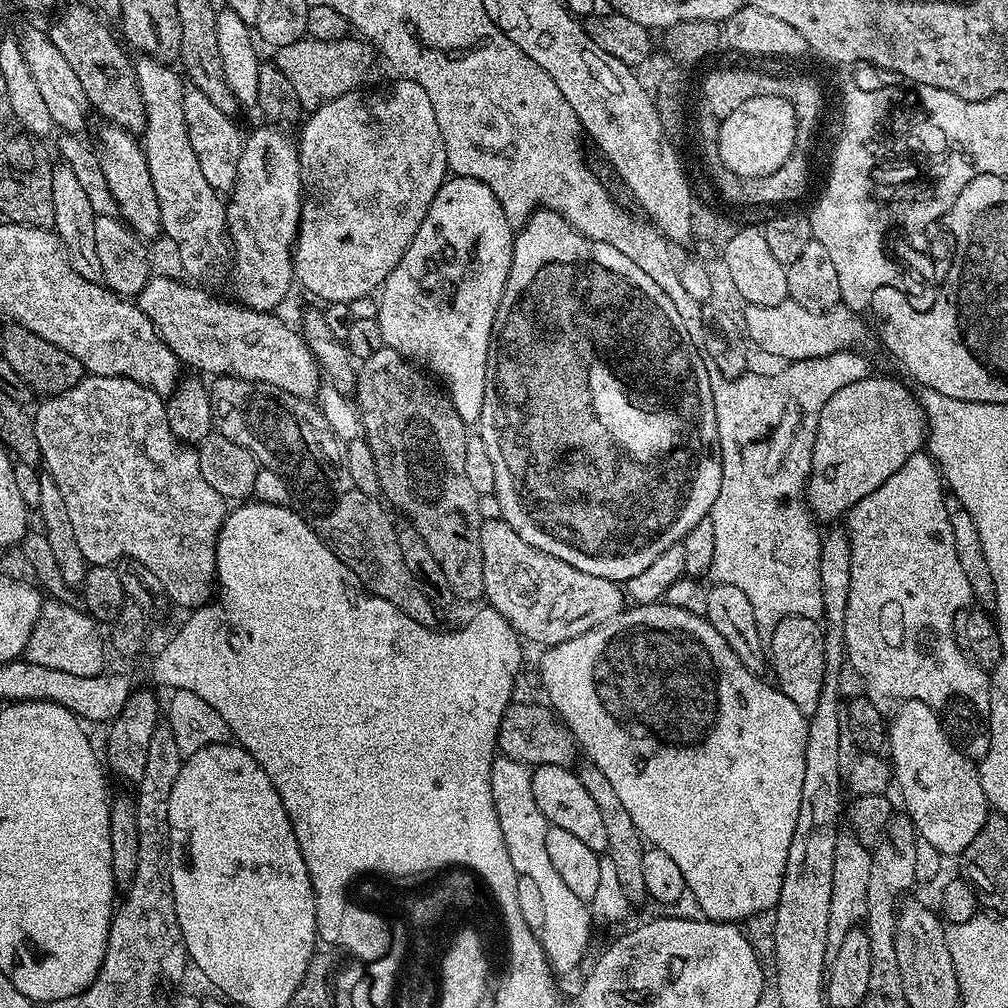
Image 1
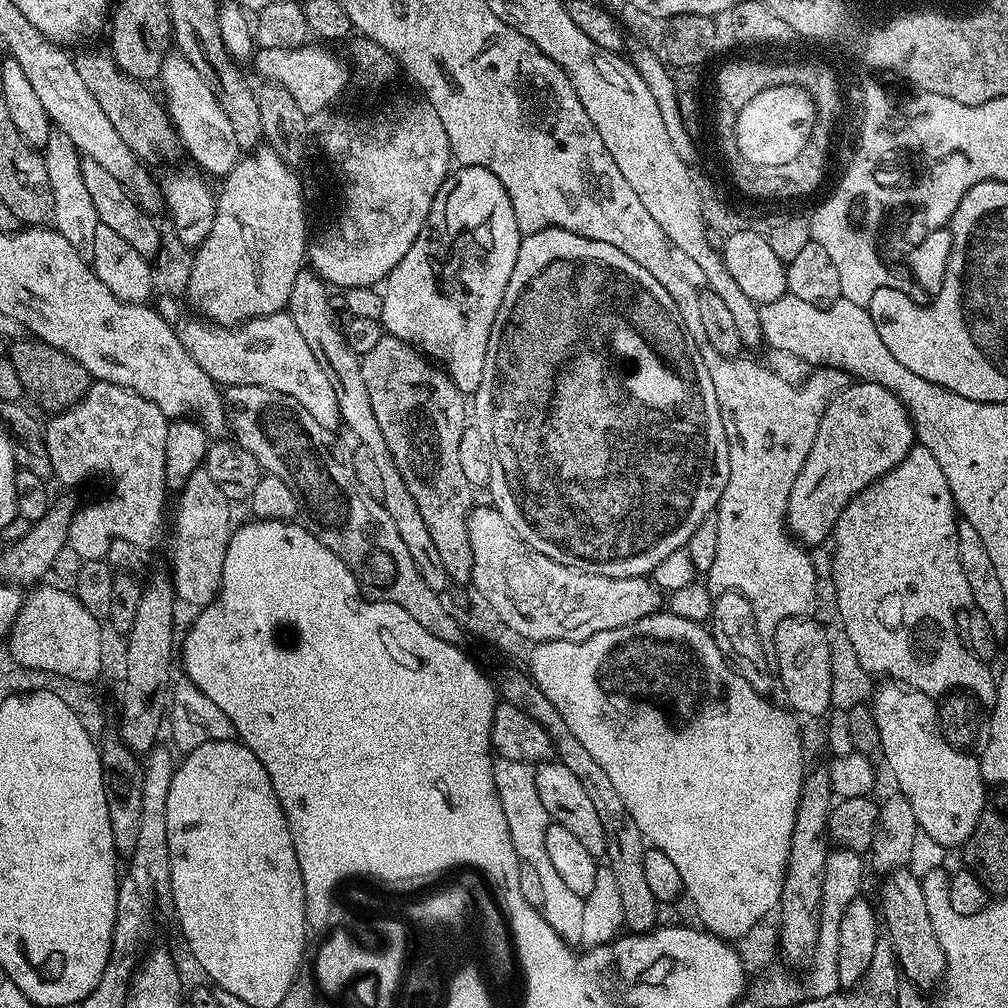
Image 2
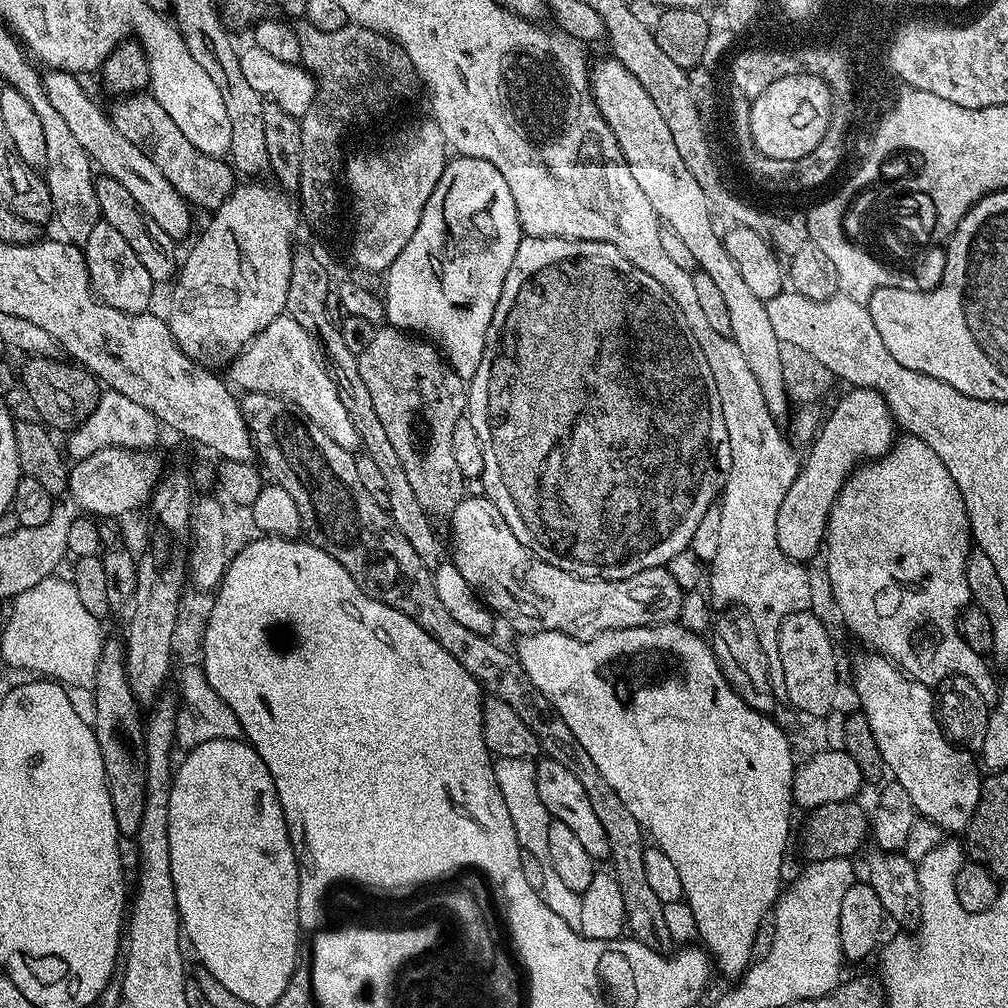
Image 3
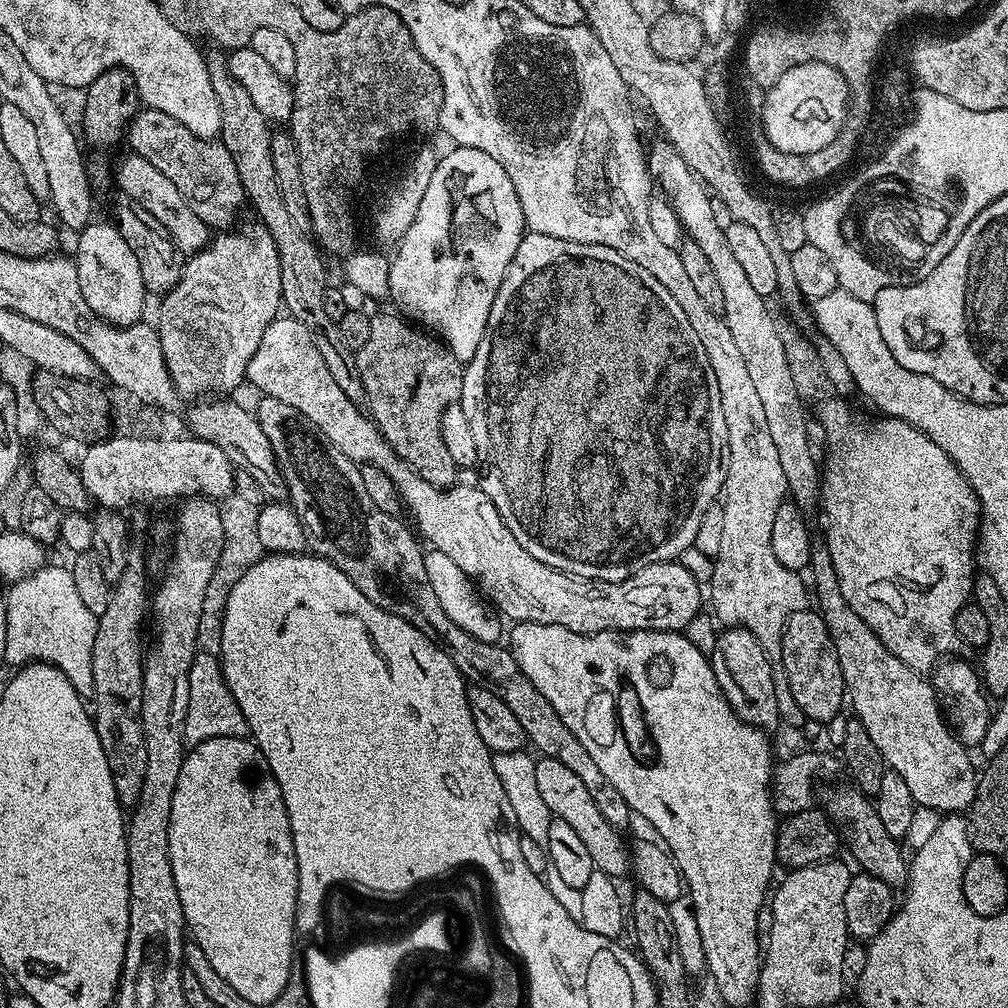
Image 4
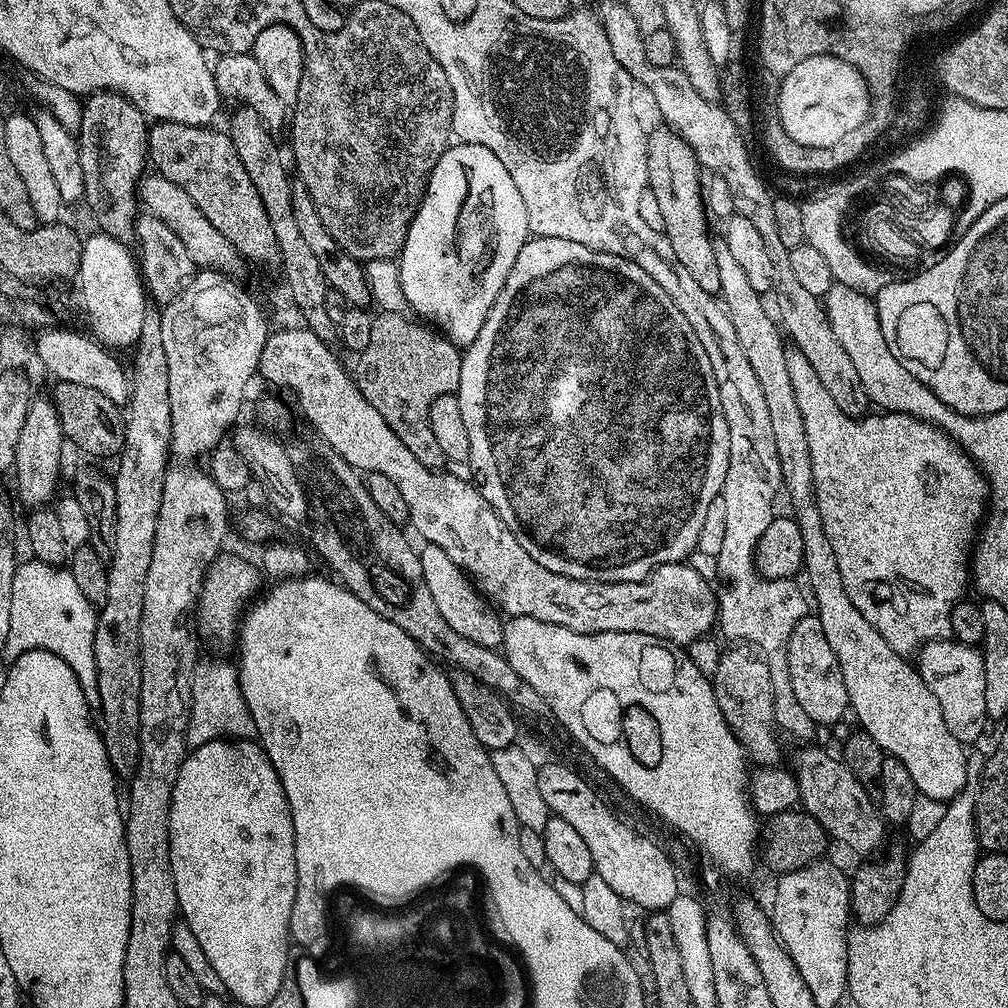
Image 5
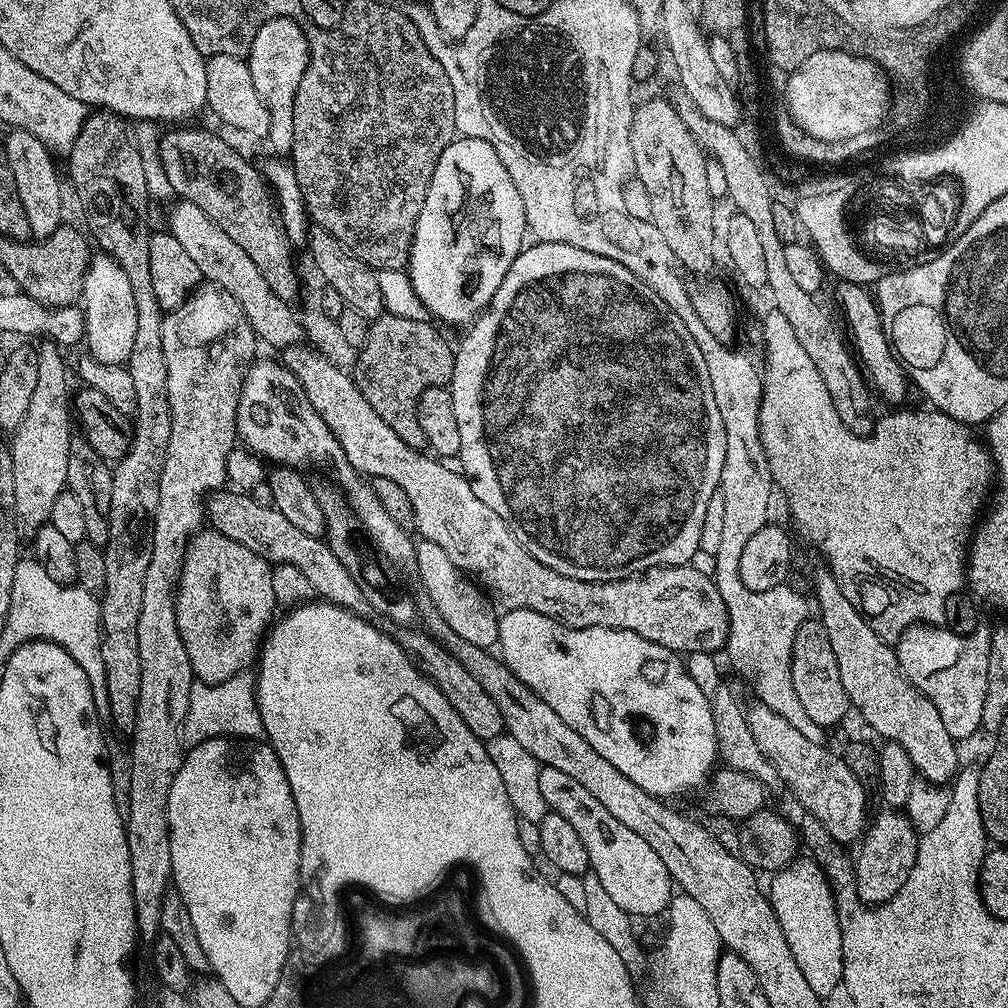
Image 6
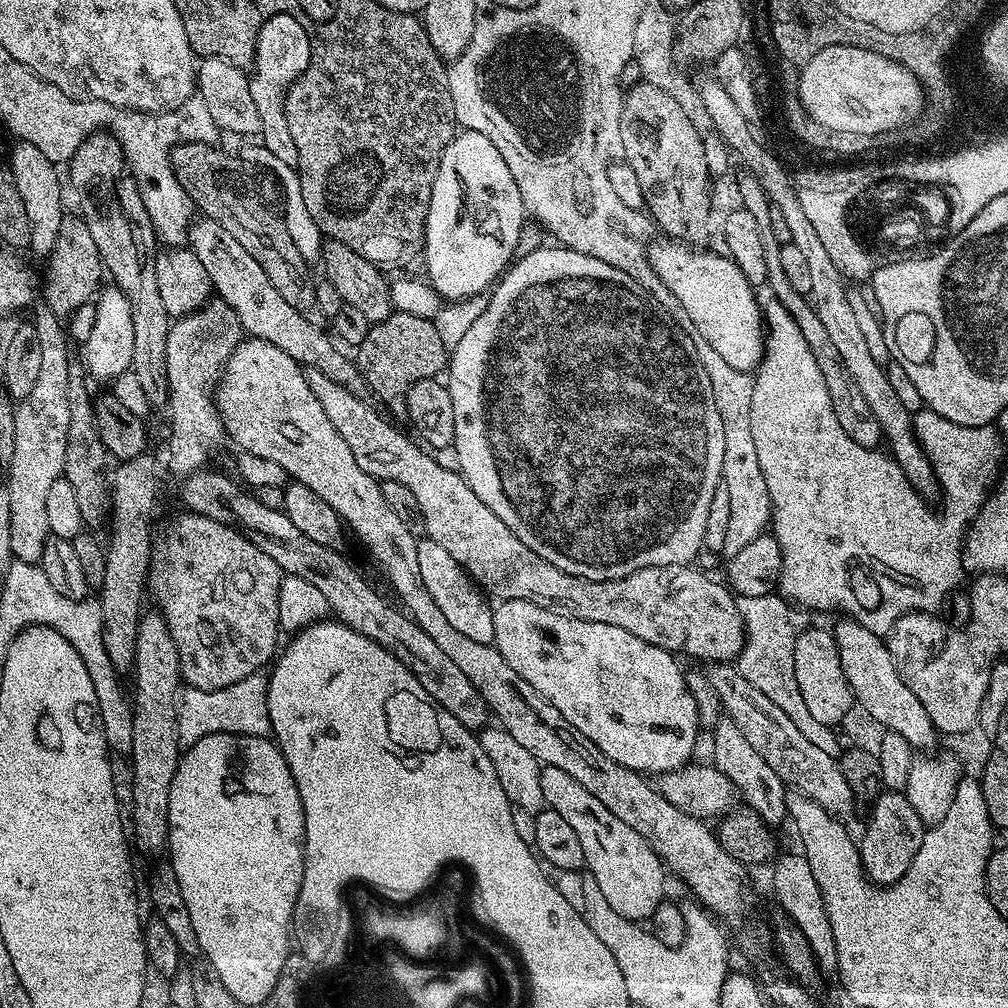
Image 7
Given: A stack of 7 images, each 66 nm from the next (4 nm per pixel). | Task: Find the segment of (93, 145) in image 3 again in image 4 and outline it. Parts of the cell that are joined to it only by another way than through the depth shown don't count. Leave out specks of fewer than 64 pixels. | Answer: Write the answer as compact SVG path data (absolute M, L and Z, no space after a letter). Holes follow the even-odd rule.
M128 154L128 157L117 168L115 165L114 184L120 187L119 191L123 195L132 199L135 207L150 210L150 214L154 214L154 218L158 218L158 222L162 222L162 226L166 226L166 234L170 234L174 246L180 253L200 252L208 244L210 239L208 224L202 222L202 218L198 218L198 214L194 214L194 210L190 210L190 206L186 206L186 198L182 198L182 194L178 194L174 182L170 182L170 178L166 178L157 168L150 166L150 162L146 162L146 158Z

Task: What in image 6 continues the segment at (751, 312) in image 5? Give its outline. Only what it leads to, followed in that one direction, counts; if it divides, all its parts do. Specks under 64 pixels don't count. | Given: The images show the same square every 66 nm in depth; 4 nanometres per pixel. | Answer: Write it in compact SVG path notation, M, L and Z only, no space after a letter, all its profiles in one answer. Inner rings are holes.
M821 566L816 573L812 576L812 584L816 587L816 600L814 596L814 604L820 607L820 612L818 612L818 619L822 622L822 626L826 626L826 634L830 638L830 647L834 649L834 659L838 662L838 674L842 678L842 686L846 686L846 694L848 695L848 703L853 709L856 708L860 711L860 716L877 732L878 735L884 736L885 741L897 744L902 746L902 750L906 750L906 754L910 754L910 762L915 766L917 773L923 779L928 780L932 784L939 784L941 786L947 785L949 782L948 779L956 772L956 767L960 764L960 756L956 753L956 748L958 748L957 741L950 738L950 734L946 734L946 725L942 722L942 718L938 715L938 709L934 707L934 702L930 702L930 698L926 698L926 694L922 694L918 689L913 686L912 683L904 677L904 671L900 668L900 663L896 657L896 649L891 643L887 640L883 640L879 634L875 632L874 629L870 626L870 622L866 622L866 618L859 610L854 606L854 602L850 602L850 598L844 592L842 586L838 586L838 578L834 578L831 568L827 566Z

